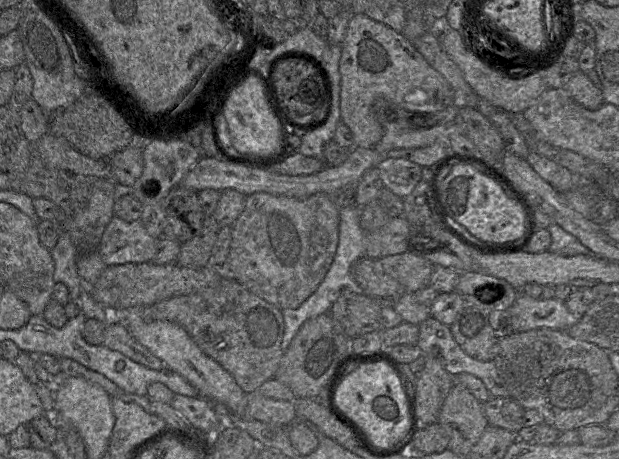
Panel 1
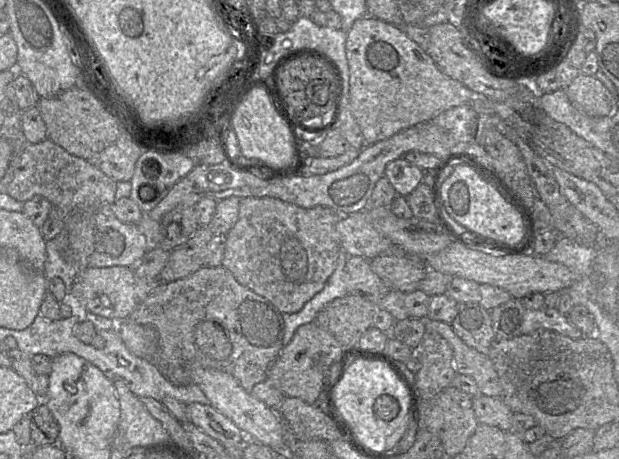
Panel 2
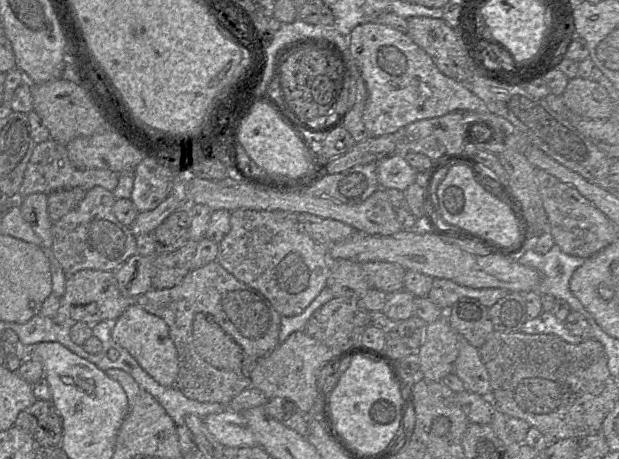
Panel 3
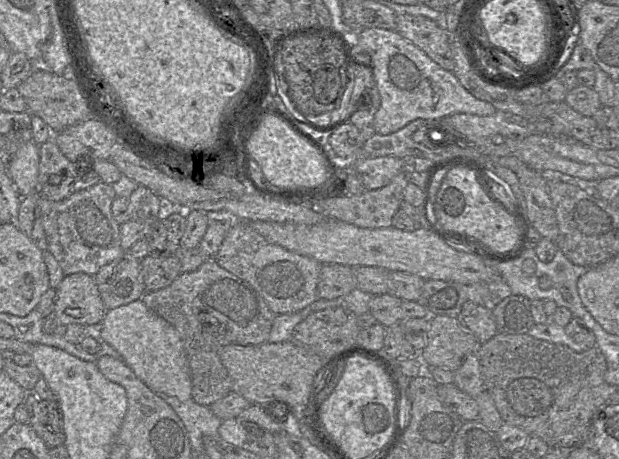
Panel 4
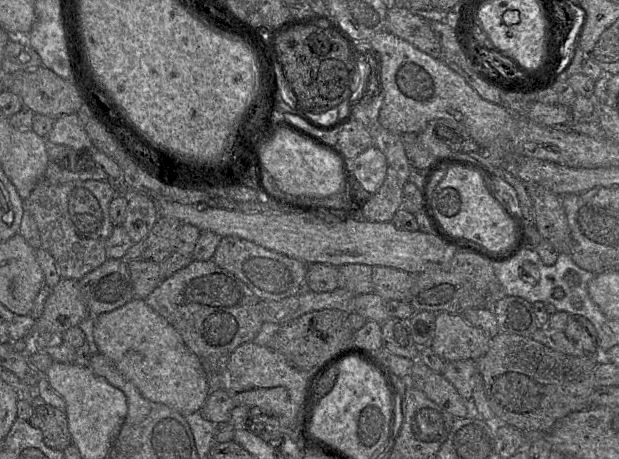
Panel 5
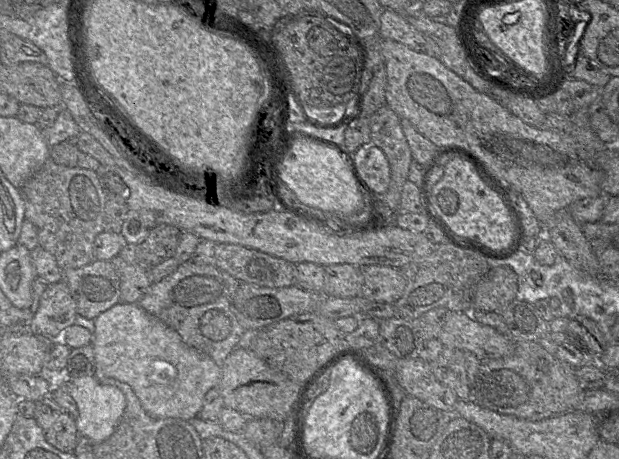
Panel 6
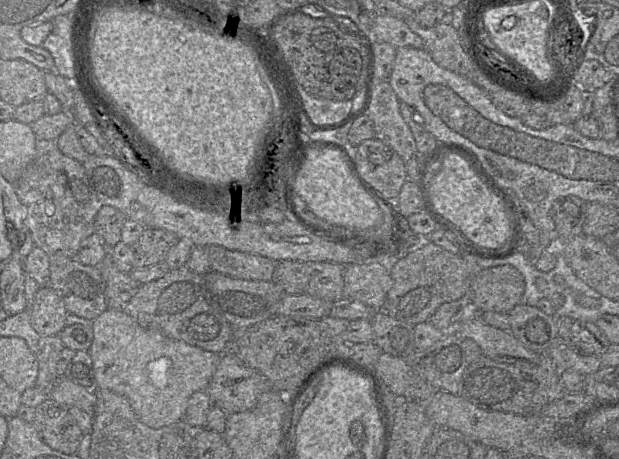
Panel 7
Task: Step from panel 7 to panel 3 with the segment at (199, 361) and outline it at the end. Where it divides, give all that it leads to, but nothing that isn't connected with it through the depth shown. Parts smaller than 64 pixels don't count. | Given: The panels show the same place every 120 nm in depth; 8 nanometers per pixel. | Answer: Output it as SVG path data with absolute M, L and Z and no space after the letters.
M134 303L112 323L111 336L155 381L165 387L175 386L179 370L178 355L169 328L163 319Z

